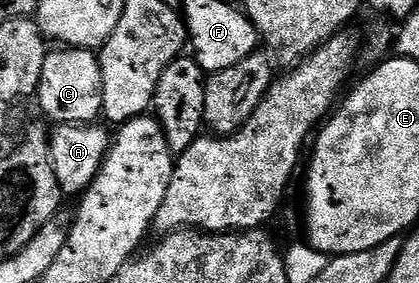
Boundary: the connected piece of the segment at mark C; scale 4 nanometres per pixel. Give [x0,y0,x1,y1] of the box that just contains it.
[37,48,103,126]

